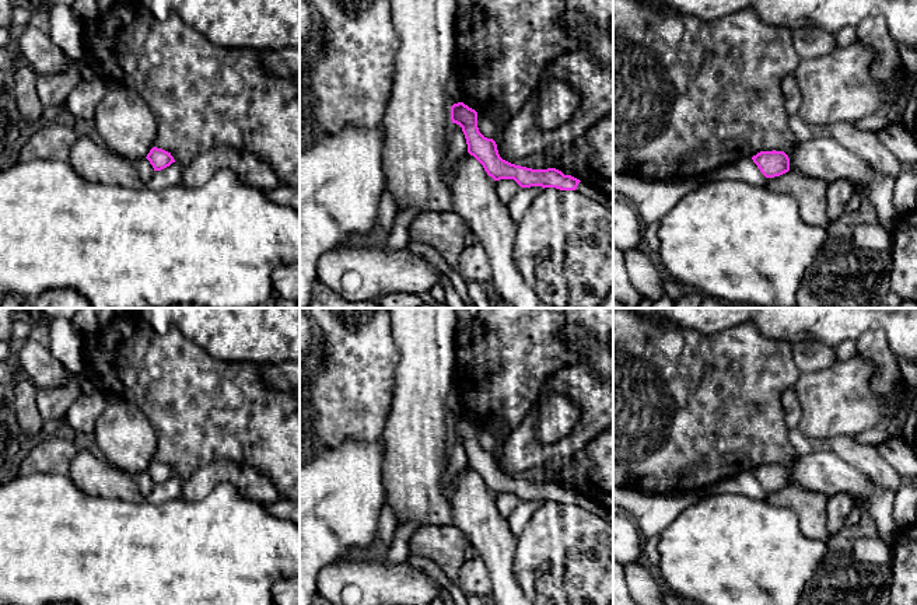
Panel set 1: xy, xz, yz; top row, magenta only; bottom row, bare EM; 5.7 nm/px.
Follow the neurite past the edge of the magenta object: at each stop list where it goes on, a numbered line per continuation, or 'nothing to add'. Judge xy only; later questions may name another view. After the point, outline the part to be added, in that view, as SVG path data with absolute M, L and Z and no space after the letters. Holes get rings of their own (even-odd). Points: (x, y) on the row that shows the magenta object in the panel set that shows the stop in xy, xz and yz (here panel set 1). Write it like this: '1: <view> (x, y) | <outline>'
nothing to add

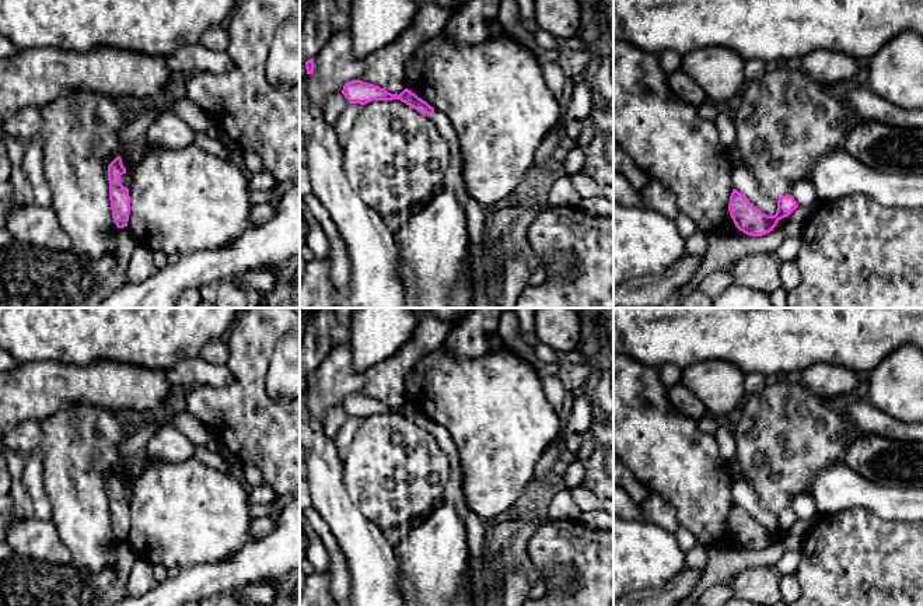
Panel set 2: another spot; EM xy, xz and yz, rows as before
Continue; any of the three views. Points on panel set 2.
1: yz (744, 181) | M735 167L733 171L733 186L741 192L756 209L768 216L775 216L777 211L777 202L766 195L752 172L745 167Z

